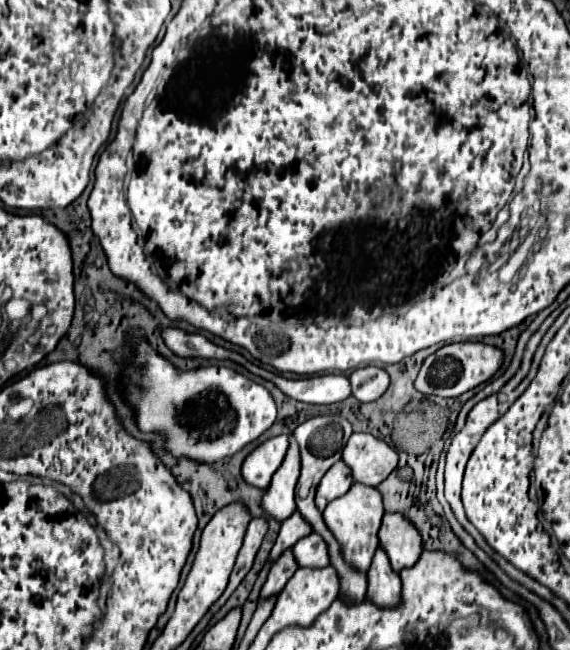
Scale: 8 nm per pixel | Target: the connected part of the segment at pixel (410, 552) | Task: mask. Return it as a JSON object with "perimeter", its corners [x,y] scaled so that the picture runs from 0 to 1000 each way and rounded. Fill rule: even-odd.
{"perimeter":[[[675,789],[665,814],[665,832],[693,878],[725,872],[742,848],[735,814],[707,789]]]}

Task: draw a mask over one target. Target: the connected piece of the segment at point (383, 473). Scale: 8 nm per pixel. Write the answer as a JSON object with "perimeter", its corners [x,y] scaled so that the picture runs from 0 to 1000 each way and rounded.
{"perimeter":[[[619,666],[602,691],[602,709],[619,722],[619,737],[661,749],[696,718],[696,694],[647,666]]]}

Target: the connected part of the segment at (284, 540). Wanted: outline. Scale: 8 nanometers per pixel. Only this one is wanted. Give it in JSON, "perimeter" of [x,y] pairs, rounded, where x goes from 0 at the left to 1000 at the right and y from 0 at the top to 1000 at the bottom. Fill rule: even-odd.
{"perimeter":[[[514,786],[514,792],[493,805],[489,826],[475,845],[475,863],[482,863],[482,857],[489,857],[500,845],[514,842],[525,829],[532,829],[535,823],[546,823],[546,820],[549,820],[546,808],[528,795],[525,786]]]}

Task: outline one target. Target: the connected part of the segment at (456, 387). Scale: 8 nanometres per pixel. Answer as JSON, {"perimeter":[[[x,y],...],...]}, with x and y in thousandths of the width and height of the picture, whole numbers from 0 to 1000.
{"perimeter":[[[805,525],[788,528],[753,546],[735,571],[728,595],[746,608],[774,608],[774,611],[805,611],[809,605],[858,586],[882,562],[886,543],[868,531],[851,531],[840,525]]]}

